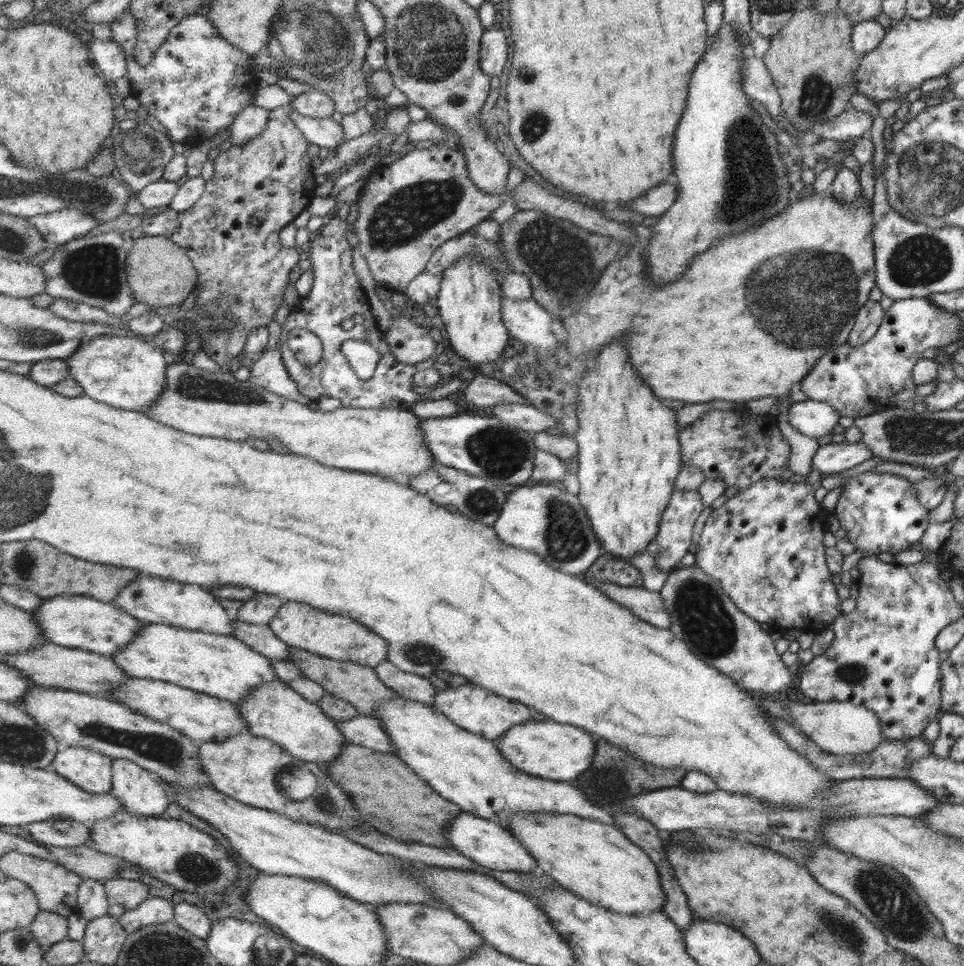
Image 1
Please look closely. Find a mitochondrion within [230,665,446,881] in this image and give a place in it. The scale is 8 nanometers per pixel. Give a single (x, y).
(291, 780)

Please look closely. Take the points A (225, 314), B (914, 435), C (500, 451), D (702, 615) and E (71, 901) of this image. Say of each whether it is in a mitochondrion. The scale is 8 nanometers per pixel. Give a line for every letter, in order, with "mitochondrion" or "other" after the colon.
A: mitochondrion
B: mitochondrion
C: mitochondrion
D: mitochondrion
E: other

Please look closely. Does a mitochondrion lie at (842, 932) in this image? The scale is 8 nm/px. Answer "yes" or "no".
yes

